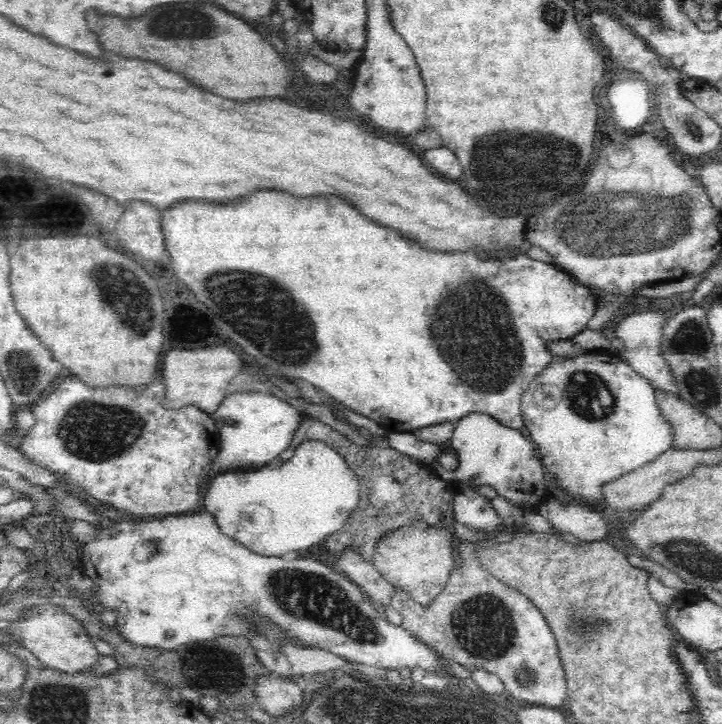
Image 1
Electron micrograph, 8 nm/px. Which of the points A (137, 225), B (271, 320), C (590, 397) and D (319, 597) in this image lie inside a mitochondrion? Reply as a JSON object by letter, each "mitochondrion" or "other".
{"A":"other","B":"mitochondrion","C":"mitochondrion","D":"mitochondrion"}

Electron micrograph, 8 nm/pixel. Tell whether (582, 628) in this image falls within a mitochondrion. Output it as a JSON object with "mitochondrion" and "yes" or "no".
{"mitochondrion":"yes"}

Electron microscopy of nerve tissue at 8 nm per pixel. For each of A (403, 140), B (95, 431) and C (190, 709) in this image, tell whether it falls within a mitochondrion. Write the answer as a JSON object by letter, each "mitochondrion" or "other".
{"A":"other","B":"mitochondrion","C":"other"}

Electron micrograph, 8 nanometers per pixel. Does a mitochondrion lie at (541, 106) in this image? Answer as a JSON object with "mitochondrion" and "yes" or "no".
{"mitochondrion":"no"}

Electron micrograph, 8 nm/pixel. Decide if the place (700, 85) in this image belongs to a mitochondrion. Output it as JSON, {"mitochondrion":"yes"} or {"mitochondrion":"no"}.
{"mitochondrion":"no"}

